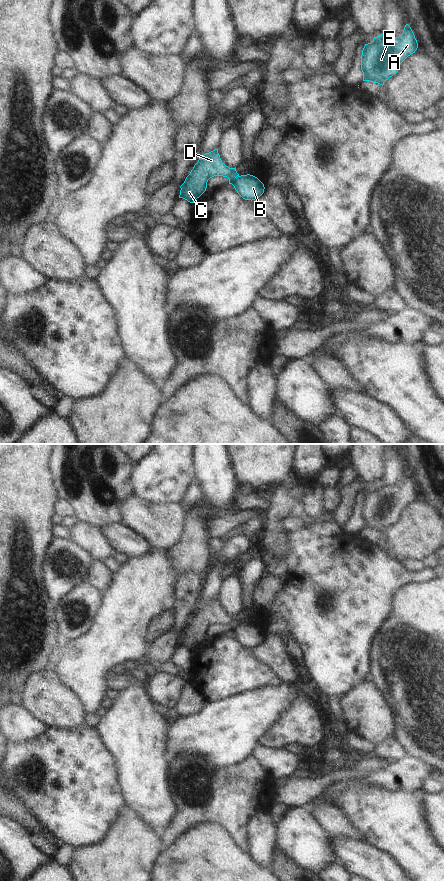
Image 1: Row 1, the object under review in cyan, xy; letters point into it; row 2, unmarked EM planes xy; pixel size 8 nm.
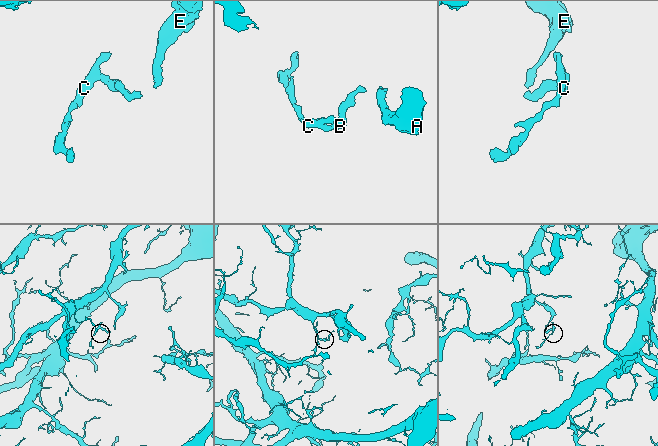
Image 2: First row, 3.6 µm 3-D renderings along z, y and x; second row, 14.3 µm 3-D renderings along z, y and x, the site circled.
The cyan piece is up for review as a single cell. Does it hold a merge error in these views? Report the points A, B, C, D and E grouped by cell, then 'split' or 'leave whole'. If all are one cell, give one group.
A B E / C D | split

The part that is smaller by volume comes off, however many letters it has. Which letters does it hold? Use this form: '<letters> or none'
C, D

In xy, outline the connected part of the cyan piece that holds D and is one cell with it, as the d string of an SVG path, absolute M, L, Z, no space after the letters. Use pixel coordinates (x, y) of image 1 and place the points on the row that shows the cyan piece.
M218 149L199 157L198 162L180 186L179 198L194 203L206 191L208 180L214 176L227 177L229 184L233 184L239 176L236 168L229 168L222 162Z

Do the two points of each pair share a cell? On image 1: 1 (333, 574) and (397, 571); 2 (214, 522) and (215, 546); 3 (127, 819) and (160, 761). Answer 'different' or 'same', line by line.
1: same
2: different
3: different

